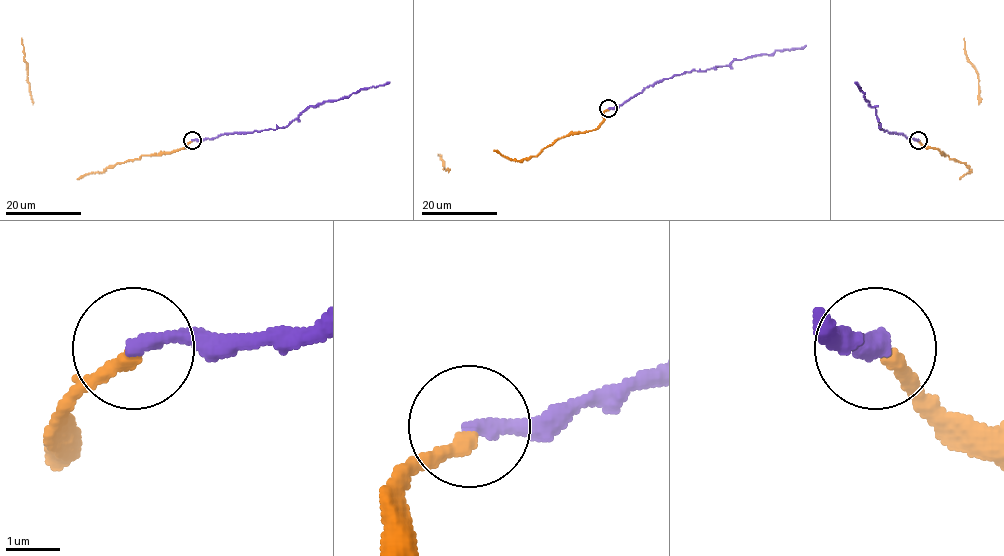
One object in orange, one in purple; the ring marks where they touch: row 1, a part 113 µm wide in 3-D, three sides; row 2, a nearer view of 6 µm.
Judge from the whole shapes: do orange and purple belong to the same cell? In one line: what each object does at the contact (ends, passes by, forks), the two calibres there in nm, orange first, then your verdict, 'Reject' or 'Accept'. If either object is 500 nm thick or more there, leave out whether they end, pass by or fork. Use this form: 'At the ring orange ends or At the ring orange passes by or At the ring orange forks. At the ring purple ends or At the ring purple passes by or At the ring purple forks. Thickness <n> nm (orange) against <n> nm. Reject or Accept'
At the ring orange ends. At the ring purple ends. Thickness 280 nm (orange) against 260 nm. Accept

